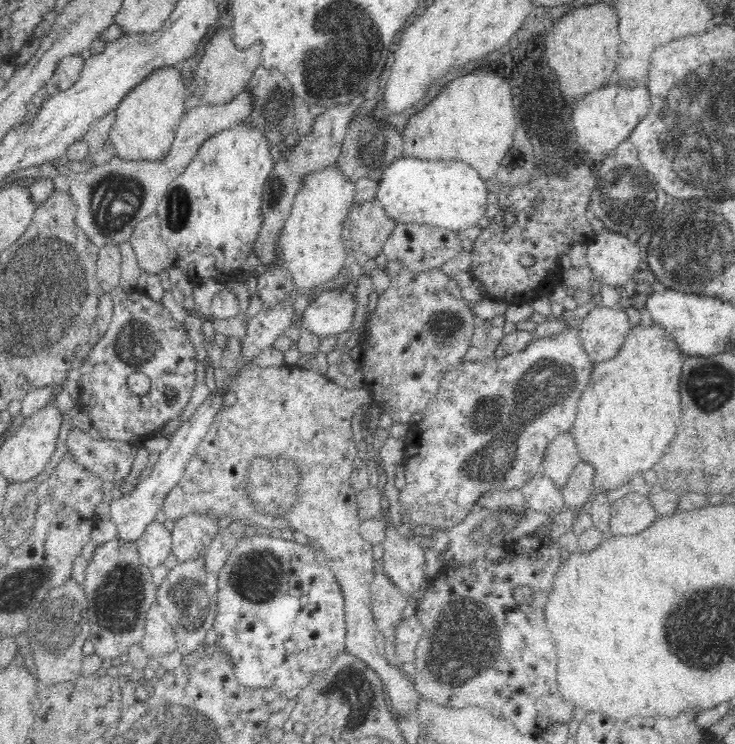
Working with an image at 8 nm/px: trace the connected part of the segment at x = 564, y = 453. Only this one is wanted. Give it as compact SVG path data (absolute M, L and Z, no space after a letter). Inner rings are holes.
M566 430L566 434L558 434L558 438L546 446L546 458L542 458L543 474L554 482L554 486L561 488L566 486L572 470L580 461L571 431Z

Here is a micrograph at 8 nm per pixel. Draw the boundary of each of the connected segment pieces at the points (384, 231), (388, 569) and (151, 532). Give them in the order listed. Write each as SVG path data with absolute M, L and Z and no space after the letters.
M380 202L352 206L342 226L342 239L350 261L363 266L370 258L378 257L396 226Z
M398 532L387 534L383 548L382 571L402 593L417 591L425 577L425 551L415 540Z
M154 523L146 527L136 543L142 565L152 569L164 564L171 551L172 537L162 523Z

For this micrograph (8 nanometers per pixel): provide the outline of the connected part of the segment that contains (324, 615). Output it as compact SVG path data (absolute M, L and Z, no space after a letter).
M250 531L249 537L236 543L216 577L216 606L211 609L214 630L218 632L218 646L231 658L233 673L242 686L271 688L286 699L296 698L314 672L330 668L334 658L346 651L344 595L334 573L328 570L323 551L316 545Z

